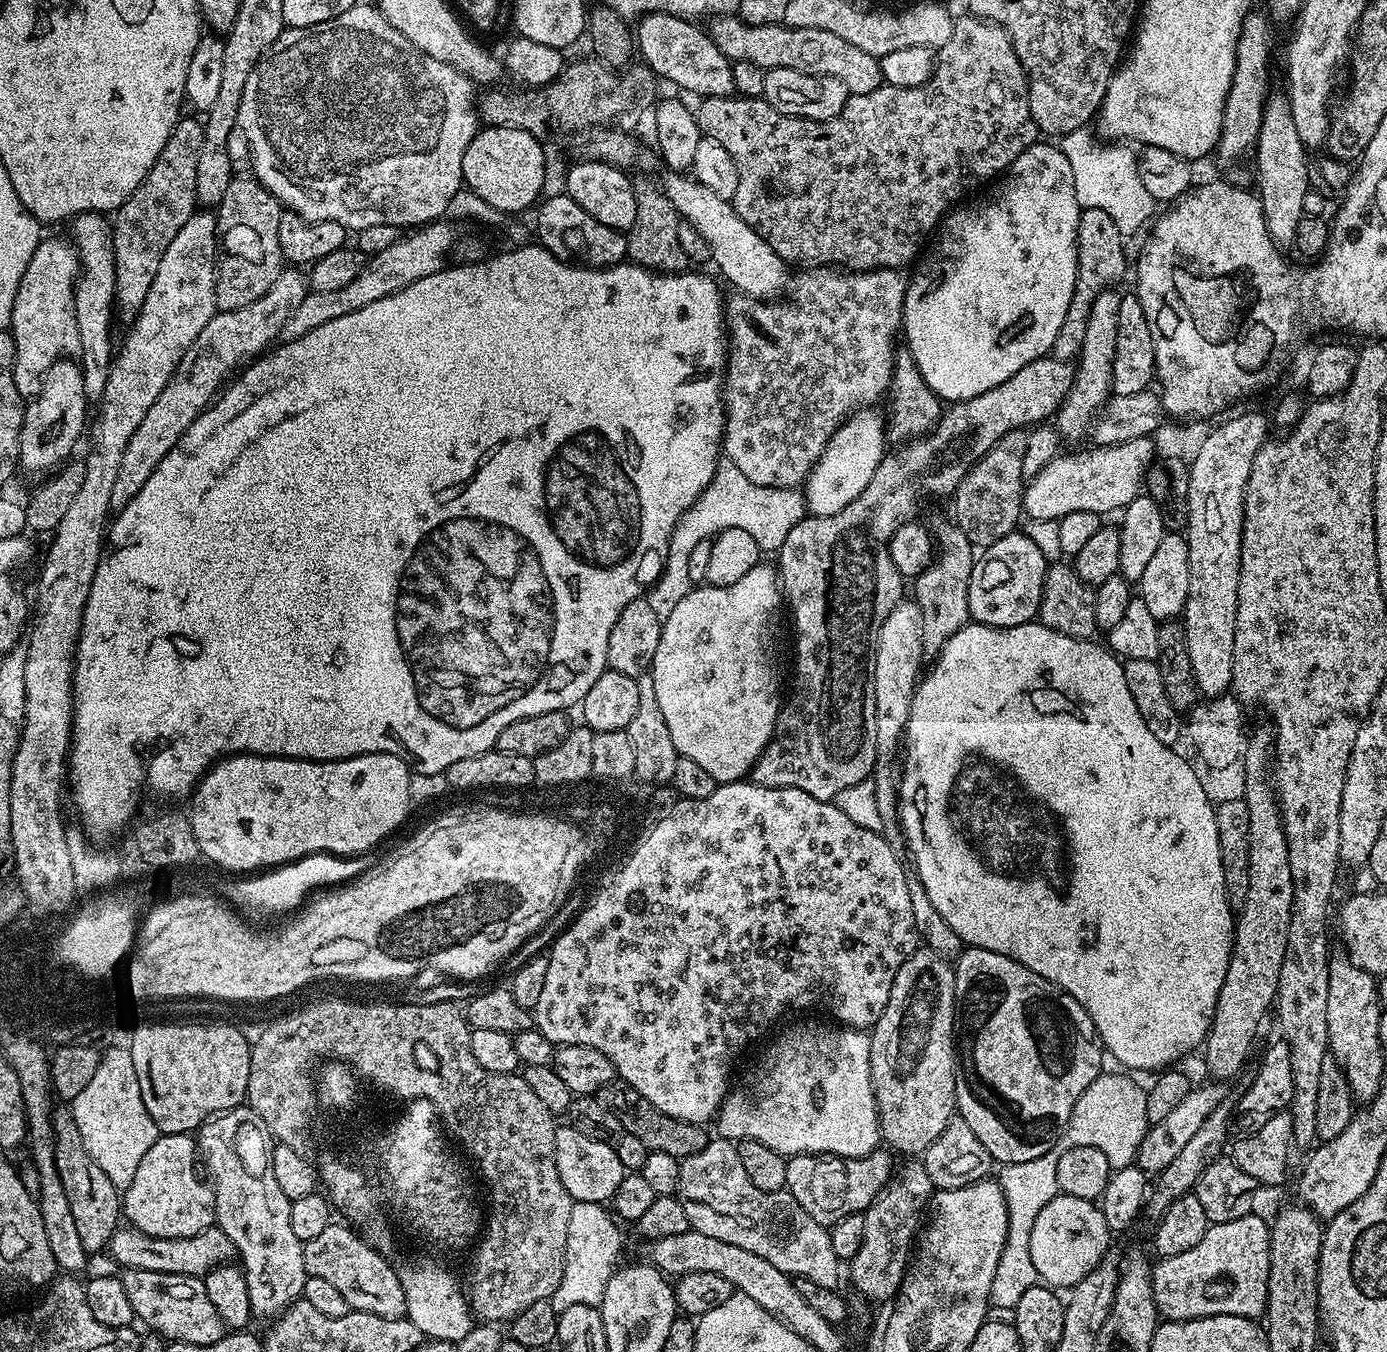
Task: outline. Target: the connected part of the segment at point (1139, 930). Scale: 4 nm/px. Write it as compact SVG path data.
M969 622L951 636L940 655L931 661L932 669L929 672L927 669L917 683L910 714L902 724L904 765L898 768L898 790L906 792L906 802L899 808L899 815L913 819L920 808L928 808L939 794L946 794L954 801L953 820L964 836L960 841L948 838L946 830L933 817L926 824L916 826L920 828L907 827L904 832L905 843L908 842L916 863L915 877L922 882L930 902L936 904L941 919L947 921L948 932L957 932L965 945L1006 954L1034 970L1034 974L1058 984L1090 1014L1111 1059L1113 1056L1128 1068L1148 1072L1151 1068L1160 1070L1175 1065L1172 1063L1179 1056L1205 1043L1230 966L1234 913L1226 898L1214 800L1200 785L1199 774L1175 752L1177 749L1158 742L1144 727L1144 716L1136 711L1134 698L1128 695L1121 665L1112 664L1113 657L1104 656L1105 649L1096 648L1096 643L1095 639L1067 639L1061 632L1042 630L1036 622L1018 625L1014 630L993 630L989 624Z

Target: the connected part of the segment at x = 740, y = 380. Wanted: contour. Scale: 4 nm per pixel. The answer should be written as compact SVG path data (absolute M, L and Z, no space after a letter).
M832 268L827 269L807 269L801 271L800 276L791 281L788 295L790 298L786 302L776 300L773 302L760 301L753 296L743 294L729 295L726 300L724 318L726 321L726 336L730 341L730 347L726 352L726 371L724 374L724 443L722 445L723 455L750 482L758 486L783 490L786 488L799 489L812 472L813 464L818 462L818 458L826 450L830 438L837 430L837 425L824 424L823 412L836 412L837 421L843 422L854 412L861 408L871 408L877 402L876 399L883 397L888 390L888 384L892 381L893 360L895 360L895 347L892 338L901 331L903 325L904 299L908 289L909 277L903 276L903 271L894 268L874 268L865 270L840 271Z

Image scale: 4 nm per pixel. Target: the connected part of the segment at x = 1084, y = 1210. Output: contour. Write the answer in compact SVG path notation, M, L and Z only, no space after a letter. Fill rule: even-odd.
M1057 1194L1039 1211L1030 1231L1030 1259L1037 1277L1053 1290L1075 1288L1104 1259L1109 1251L1108 1239L1106 1218L1093 1201Z

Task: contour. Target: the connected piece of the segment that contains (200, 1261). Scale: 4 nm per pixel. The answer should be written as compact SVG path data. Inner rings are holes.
M121 1226L112 1235L111 1252L113 1258L121 1264L119 1267L124 1270L137 1268L138 1270L154 1270L155 1272L182 1272L188 1269L191 1275L203 1277L216 1265L231 1261L234 1256L234 1247L230 1238L226 1238L222 1229L215 1226L207 1228L204 1232L199 1232L197 1236L191 1236L190 1238L170 1238L162 1241L153 1236L147 1236L145 1232L140 1232L137 1228ZM183 1248L192 1252L192 1256L186 1257L185 1260L176 1256L172 1260L172 1252L180 1252Z

